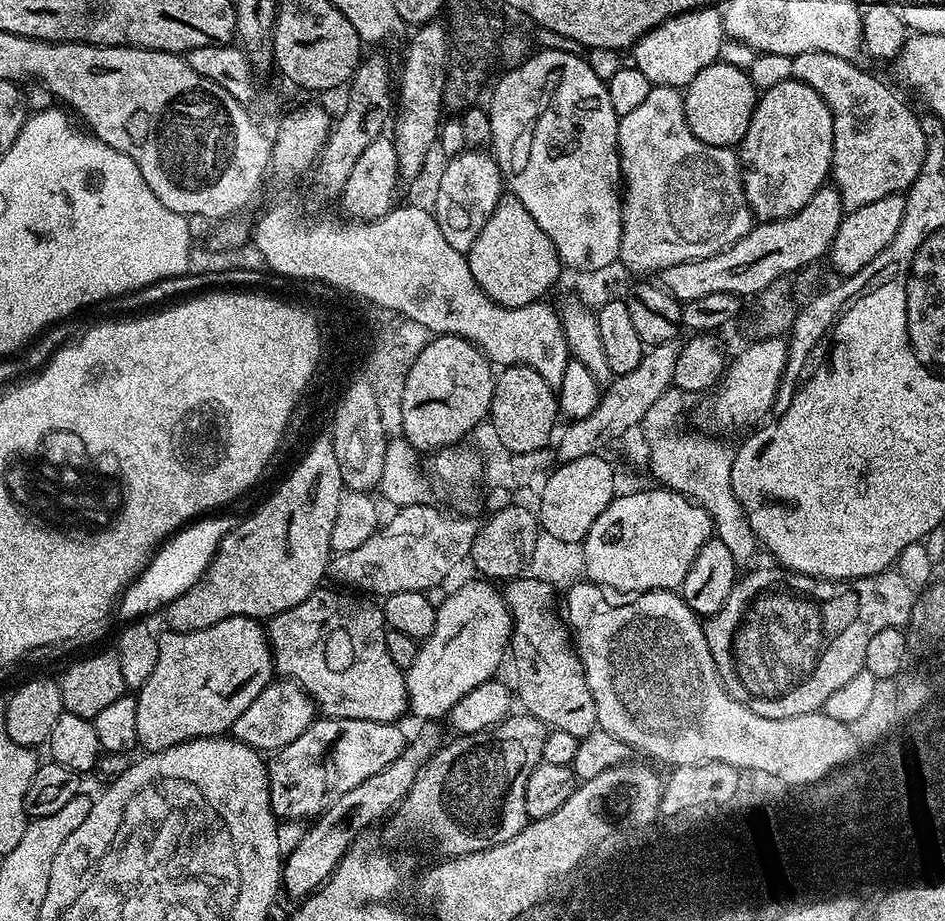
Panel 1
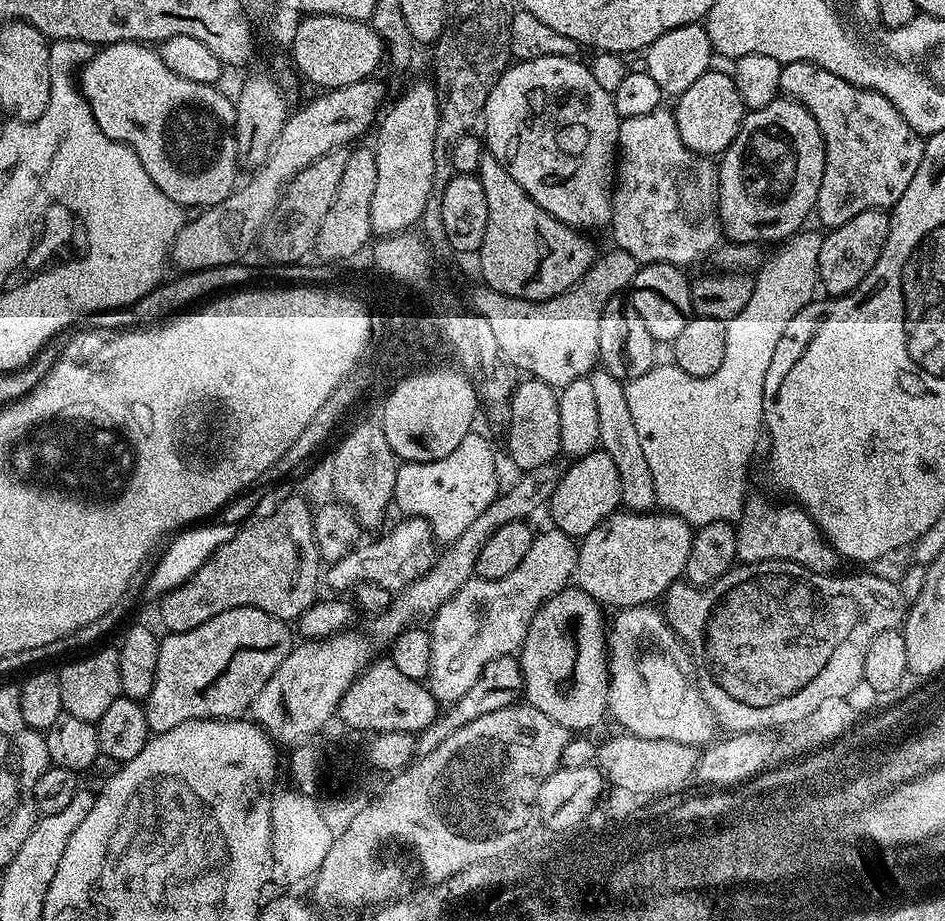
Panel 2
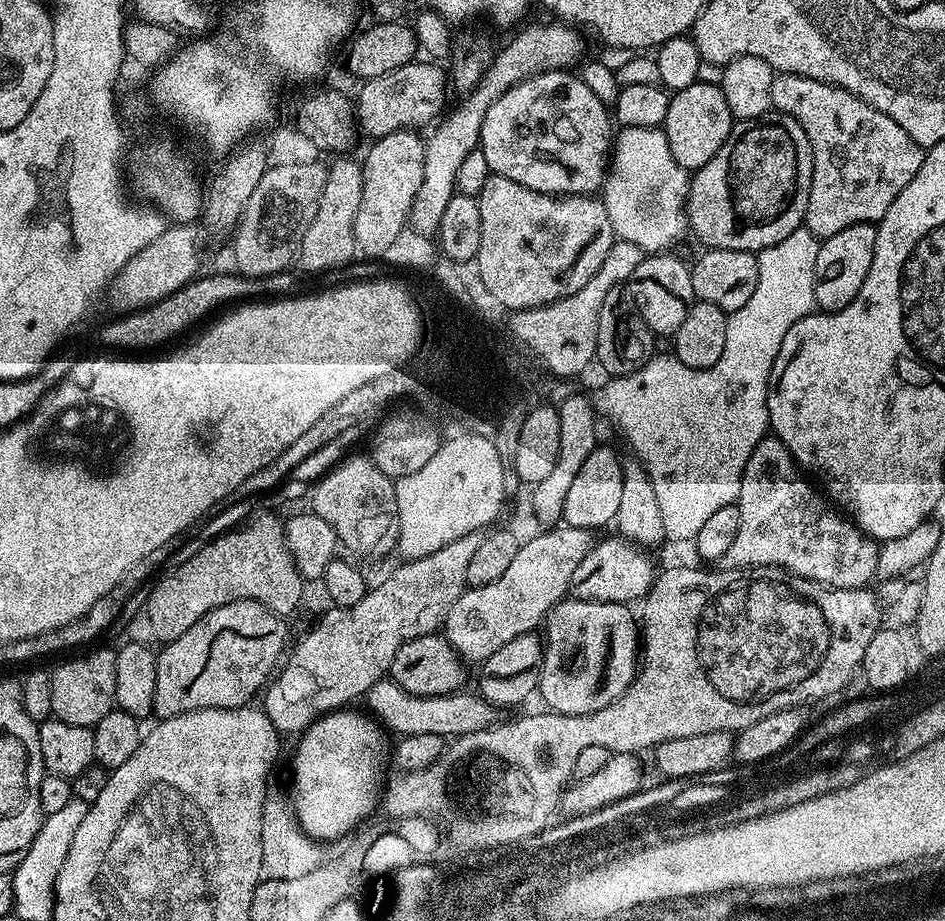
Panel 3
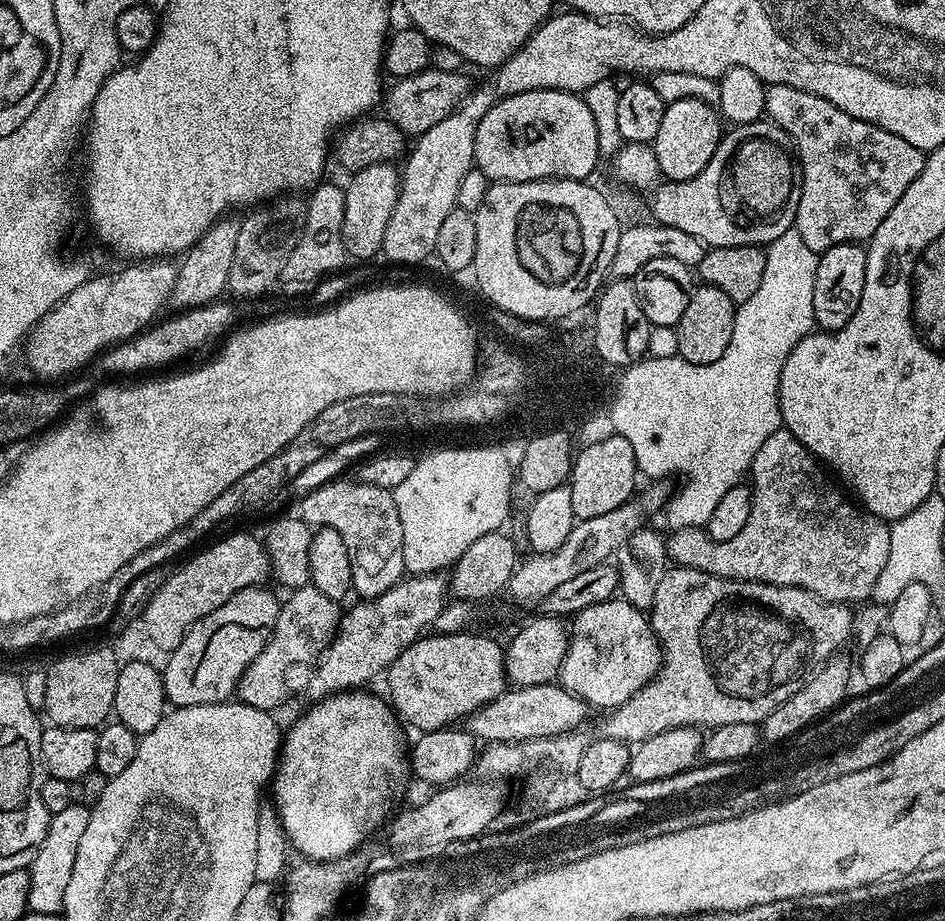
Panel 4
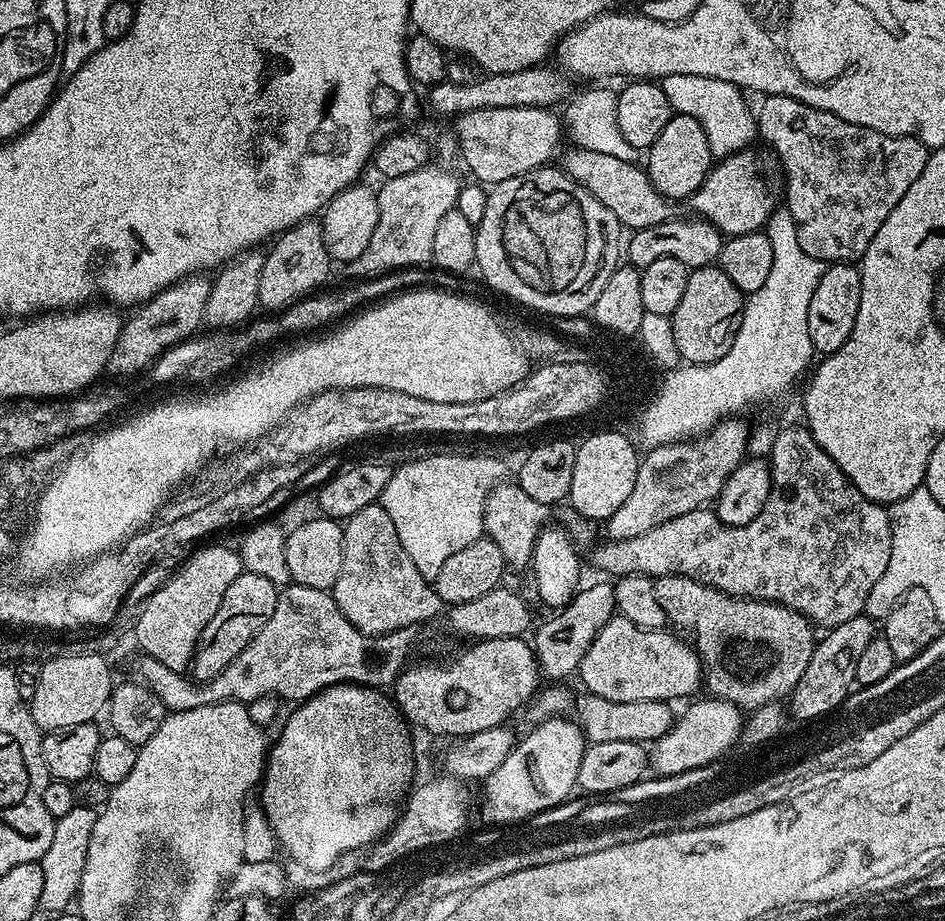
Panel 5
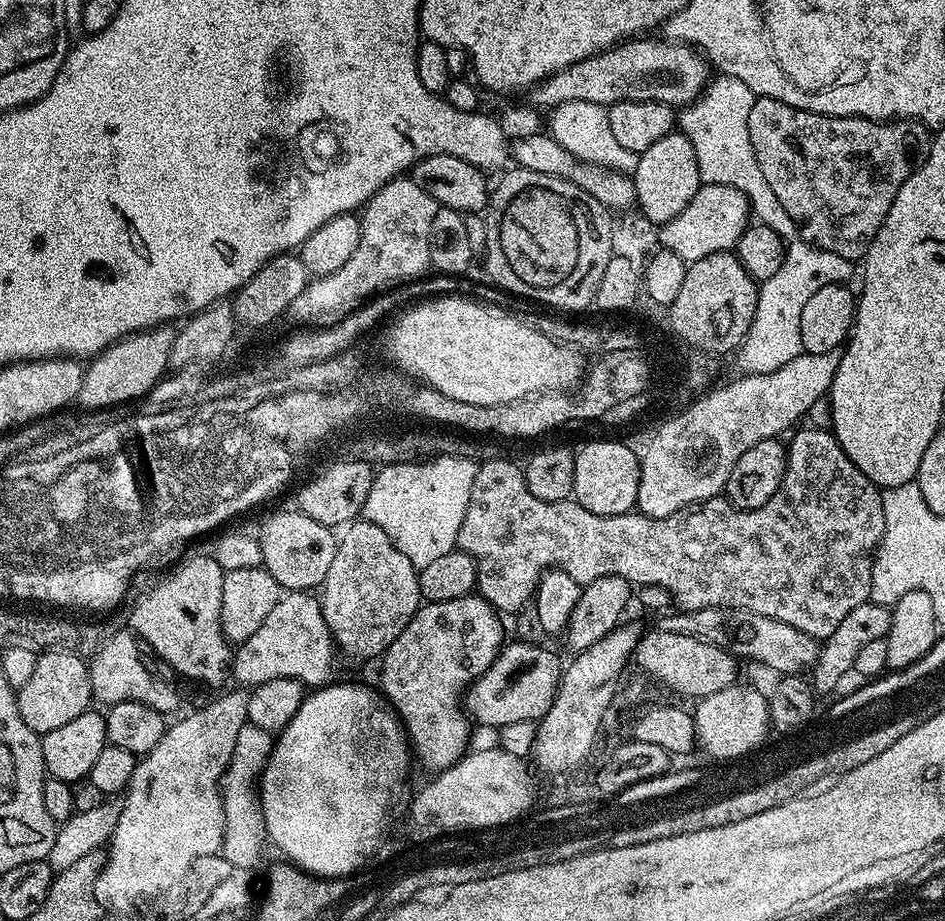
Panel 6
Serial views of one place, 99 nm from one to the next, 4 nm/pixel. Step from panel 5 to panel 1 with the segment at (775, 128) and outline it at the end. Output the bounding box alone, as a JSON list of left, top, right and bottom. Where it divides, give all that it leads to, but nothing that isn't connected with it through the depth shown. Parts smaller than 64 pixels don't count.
[791,52,926,213]

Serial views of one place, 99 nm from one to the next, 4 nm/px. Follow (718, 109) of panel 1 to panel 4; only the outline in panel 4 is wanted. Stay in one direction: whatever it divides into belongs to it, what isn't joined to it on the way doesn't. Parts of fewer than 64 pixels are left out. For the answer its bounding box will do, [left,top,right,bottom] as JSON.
[651,96,722,181]

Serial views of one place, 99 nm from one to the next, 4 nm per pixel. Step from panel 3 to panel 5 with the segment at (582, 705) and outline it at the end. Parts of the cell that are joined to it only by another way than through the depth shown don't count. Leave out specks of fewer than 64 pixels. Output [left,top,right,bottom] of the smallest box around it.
[578,614,702,702]

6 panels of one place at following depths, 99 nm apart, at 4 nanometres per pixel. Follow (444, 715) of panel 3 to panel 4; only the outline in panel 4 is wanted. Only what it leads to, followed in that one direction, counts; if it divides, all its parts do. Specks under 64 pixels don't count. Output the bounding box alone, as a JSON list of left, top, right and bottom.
[466,683,590,744]

